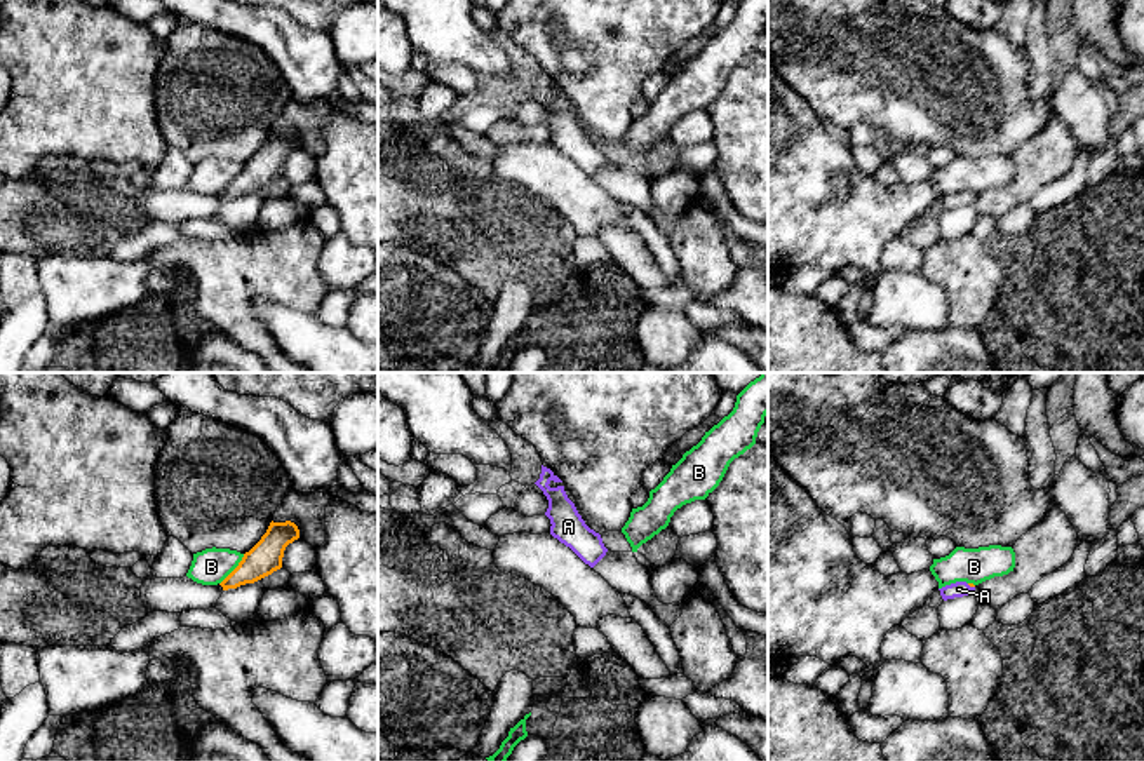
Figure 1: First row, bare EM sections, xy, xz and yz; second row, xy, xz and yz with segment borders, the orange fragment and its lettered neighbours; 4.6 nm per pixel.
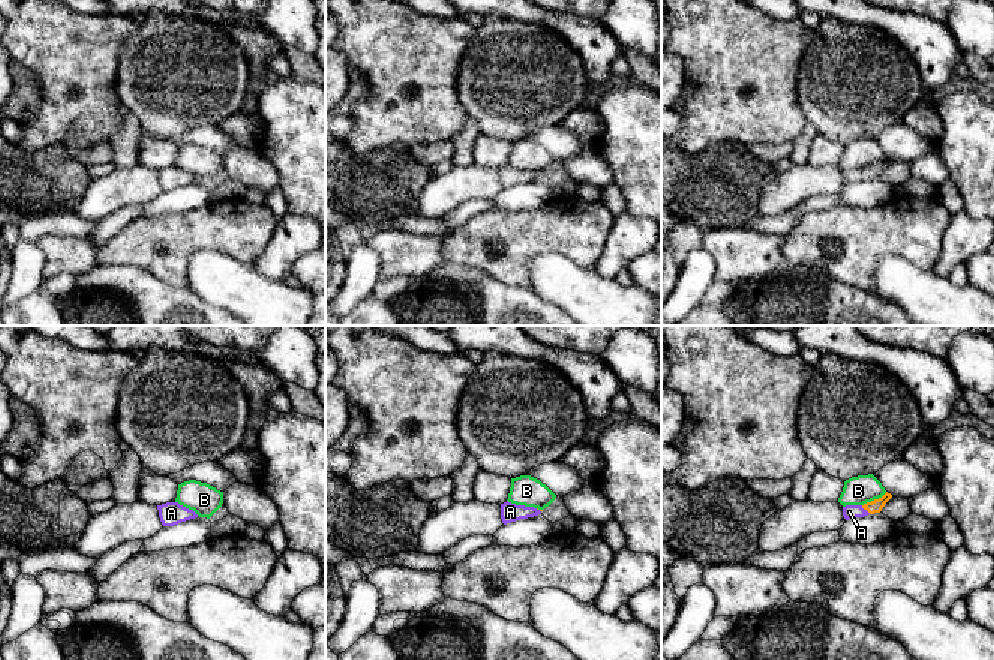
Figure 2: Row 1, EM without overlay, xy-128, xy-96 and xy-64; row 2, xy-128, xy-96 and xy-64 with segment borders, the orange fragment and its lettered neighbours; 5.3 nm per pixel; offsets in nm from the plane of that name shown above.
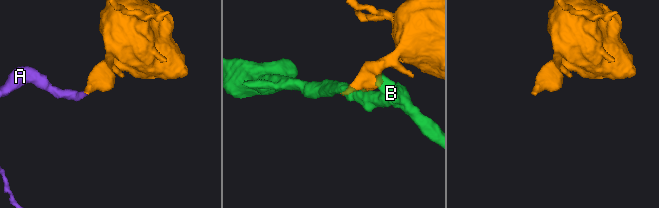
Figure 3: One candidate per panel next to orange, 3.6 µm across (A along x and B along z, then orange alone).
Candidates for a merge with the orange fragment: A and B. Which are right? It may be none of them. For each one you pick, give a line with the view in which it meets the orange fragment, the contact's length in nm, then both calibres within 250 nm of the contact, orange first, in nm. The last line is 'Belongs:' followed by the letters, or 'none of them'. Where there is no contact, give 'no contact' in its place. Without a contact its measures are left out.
A: contact in yz; length 40 nm; calibres 20 and 70 nm
Belongs: A

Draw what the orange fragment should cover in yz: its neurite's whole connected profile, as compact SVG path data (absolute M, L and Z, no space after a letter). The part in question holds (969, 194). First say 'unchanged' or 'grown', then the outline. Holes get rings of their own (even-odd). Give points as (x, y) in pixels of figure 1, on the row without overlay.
grown; M956 192L956 193L951 193L951 195L945 195L945 197L939 199L939 200L940 200L942 209L947 211L947 209L973 204L975 195L966 193L966 192Z

